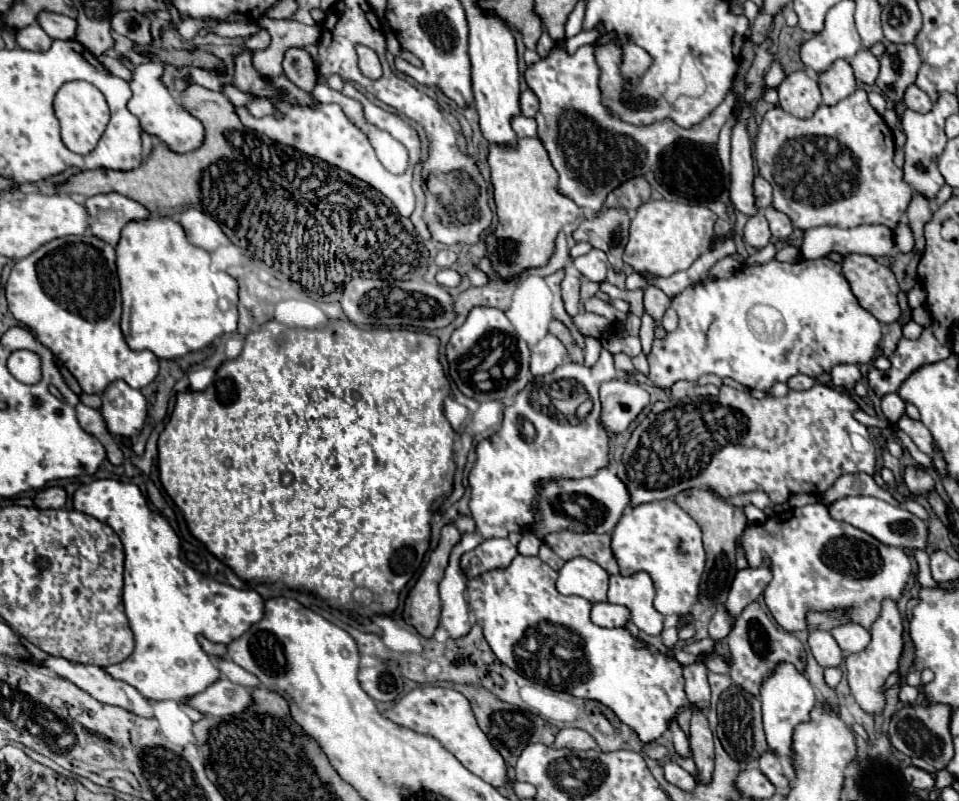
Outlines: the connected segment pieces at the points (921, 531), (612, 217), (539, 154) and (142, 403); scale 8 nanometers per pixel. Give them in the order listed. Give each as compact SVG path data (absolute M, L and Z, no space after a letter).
M847 496L847 498L839 498L839 500L831 502L827 506L827 510L829 510L831 518L847 522L847 524L871 534L873 538L881 540L883 544L905 548L905 550L915 550L915 548L927 546L927 524L921 518L917 518L915 514L911 514L909 510L899 508L899 506L891 506L889 502L883 502L879 498Z
M603 208L595 218L583 218L573 238L589 242L607 254L615 272L621 272L623 250L629 238L629 214L617 208Z
M537 136L521 138L517 140L517 146L489 144L487 162L491 166L491 182L495 186L495 204L497 204L497 216L499 216L497 230L487 236L487 256L493 268L503 278L511 278L525 268L545 266L549 256L553 254L553 240L557 232L565 224L579 220L585 214L585 210L581 210L581 206L577 206L571 198L565 198L565 194L557 194L557 170L553 170L553 164L549 162L549 154L541 146L541 140Z
M117 380L107 386L103 394L101 414L107 424L107 430L113 436L137 436L147 418L148 402L145 396L127 386L123 380Z

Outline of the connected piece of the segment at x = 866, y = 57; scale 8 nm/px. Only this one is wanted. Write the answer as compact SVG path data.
M867 50L857 52L849 60L849 64L853 66L857 80L861 80L863 84L875 84L875 78L879 74L879 60L871 52L867 52Z

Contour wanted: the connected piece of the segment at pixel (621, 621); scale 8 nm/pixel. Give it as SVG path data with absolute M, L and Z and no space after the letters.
M597 602L597 604L593 604L591 620L603 628L627 626L629 624L629 610L625 610L625 606L617 606L611 602Z

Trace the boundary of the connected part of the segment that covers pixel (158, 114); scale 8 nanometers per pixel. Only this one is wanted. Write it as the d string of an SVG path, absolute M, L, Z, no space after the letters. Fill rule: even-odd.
M157 62L137 66L133 70L133 80L129 82L131 90L133 90L133 98L129 100L127 108L141 120L143 130L147 130L153 136L159 136L159 140L165 142L171 150L175 150L175 152L195 150L203 142L203 126L197 118L193 118L189 112L185 112L181 108L181 104L169 94L165 84L159 80L161 74L163 74L163 68Z

